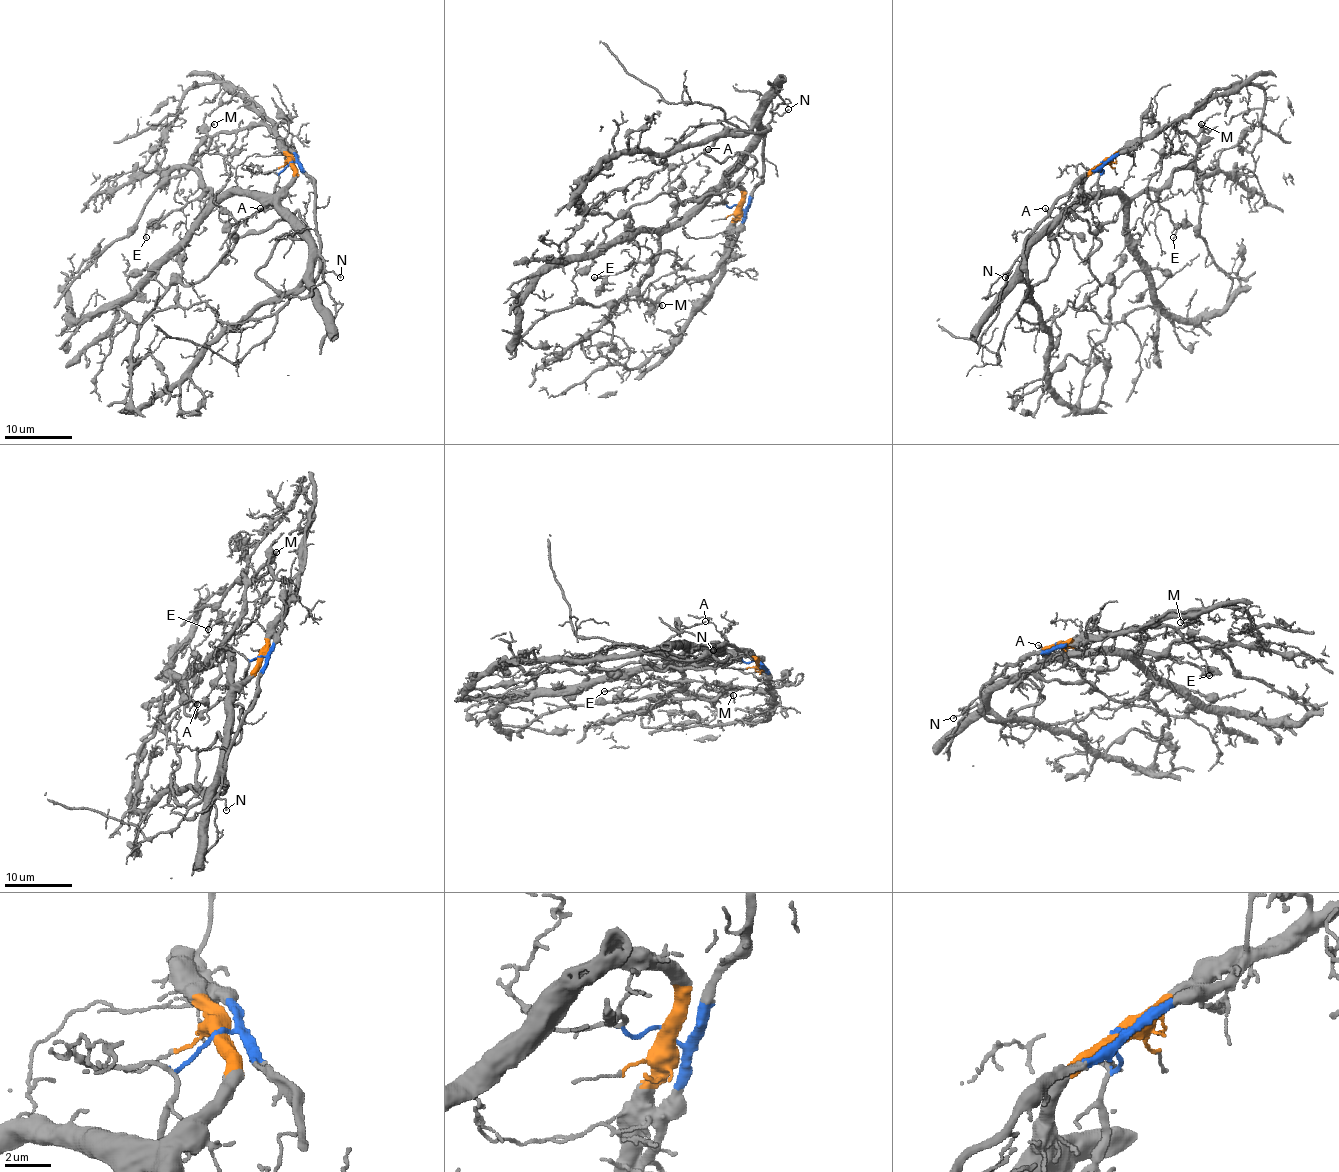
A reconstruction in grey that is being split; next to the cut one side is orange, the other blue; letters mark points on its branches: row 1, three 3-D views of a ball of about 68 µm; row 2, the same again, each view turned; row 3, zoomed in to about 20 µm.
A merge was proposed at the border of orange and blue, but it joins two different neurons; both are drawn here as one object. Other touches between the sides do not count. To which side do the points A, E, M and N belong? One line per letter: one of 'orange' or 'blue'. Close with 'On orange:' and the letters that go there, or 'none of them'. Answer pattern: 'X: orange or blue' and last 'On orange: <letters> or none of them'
A: blue
E: orange
M: orange
N: blue
On orange: E, M

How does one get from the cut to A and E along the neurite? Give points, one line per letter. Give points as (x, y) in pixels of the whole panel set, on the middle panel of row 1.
A: (740, 206), (762, 179), (755, 169), (730, 190), (683, 205), (671, 191), (684, 166), (708, 149)
E: (740, 206), (742, 191), (721, 186), (661, 235), (661, 245), (645, 262), (595, 277)

